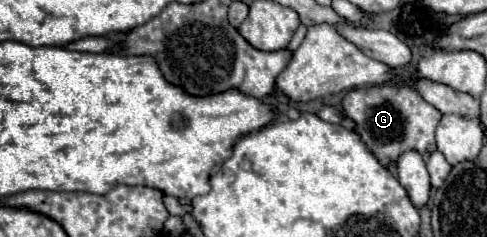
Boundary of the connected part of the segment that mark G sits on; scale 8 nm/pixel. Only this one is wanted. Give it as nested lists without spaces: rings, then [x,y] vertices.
[[[390,81],[374,87],[352,89],[342,99],[342,107],[344,113],[356,123],[356,135],[384,167],[396,163],[406,151],[418,151],[420,155],[436,151],[434,131],[442,119],[442,113],[436,107],[430,107],[430,103],[426,103],[418,91],[410,87],[410,83],[398,85]]]

